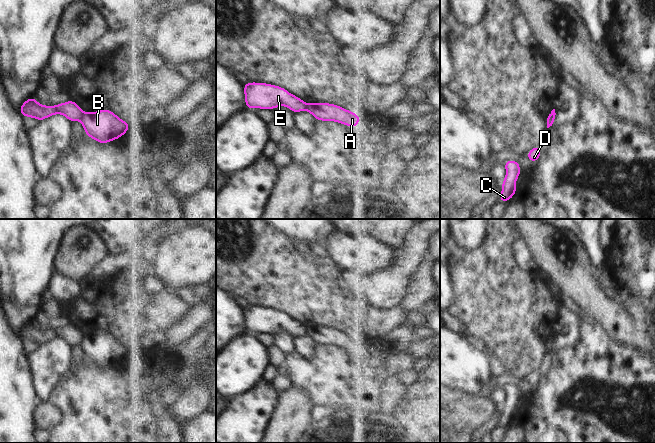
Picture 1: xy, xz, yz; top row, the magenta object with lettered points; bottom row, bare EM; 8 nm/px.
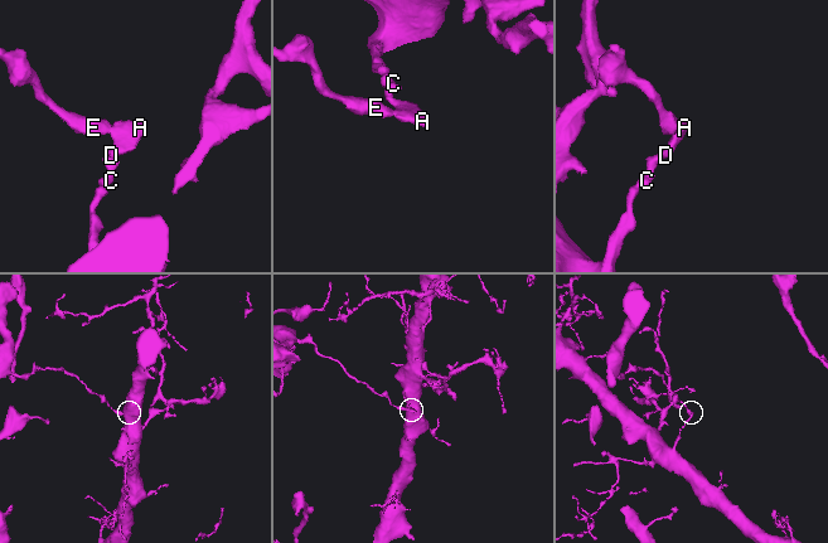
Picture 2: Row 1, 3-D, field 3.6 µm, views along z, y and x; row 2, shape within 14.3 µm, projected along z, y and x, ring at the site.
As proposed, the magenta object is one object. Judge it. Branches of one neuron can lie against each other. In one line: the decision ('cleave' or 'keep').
cleave

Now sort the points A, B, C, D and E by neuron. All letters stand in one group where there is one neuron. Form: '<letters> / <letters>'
A B C D / E

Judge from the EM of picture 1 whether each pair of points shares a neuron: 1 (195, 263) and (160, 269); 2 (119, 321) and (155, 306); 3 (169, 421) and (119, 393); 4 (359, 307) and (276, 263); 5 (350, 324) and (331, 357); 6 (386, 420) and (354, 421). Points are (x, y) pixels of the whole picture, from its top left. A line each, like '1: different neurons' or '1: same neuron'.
1: same neuron
2: different neurons
3: different neurons
4: same neuron
5: different neurons
6: same neuron

